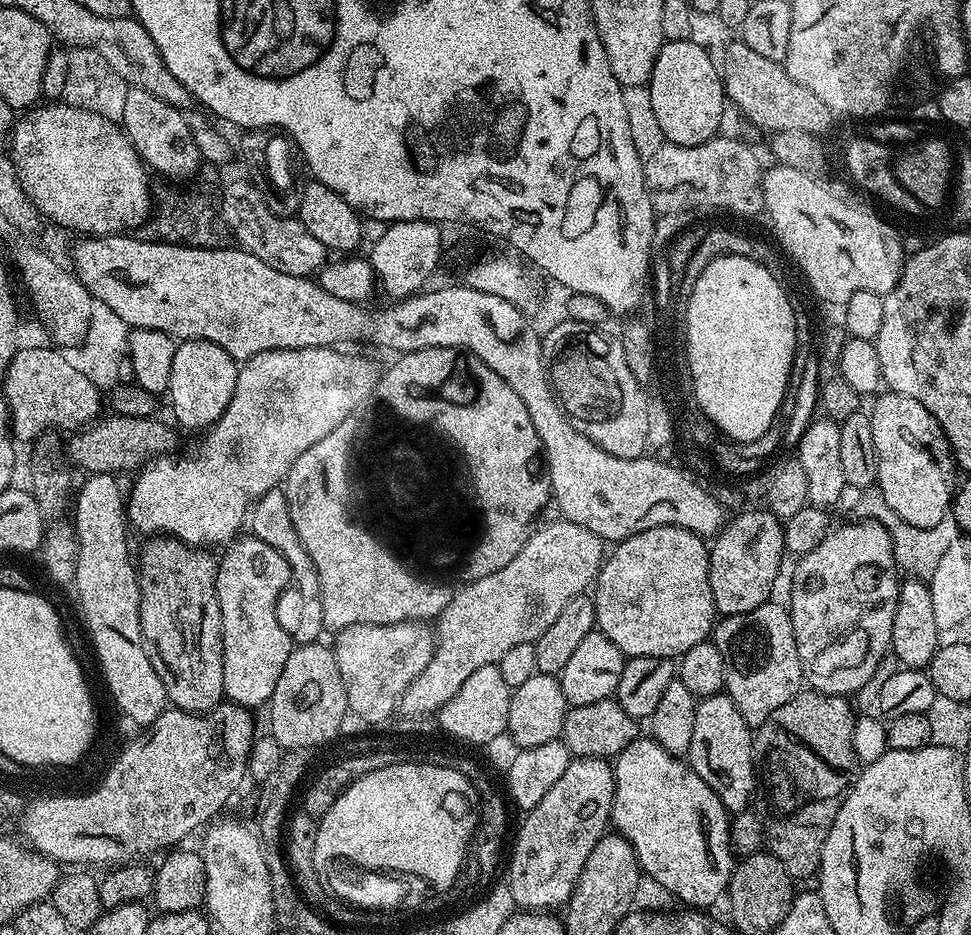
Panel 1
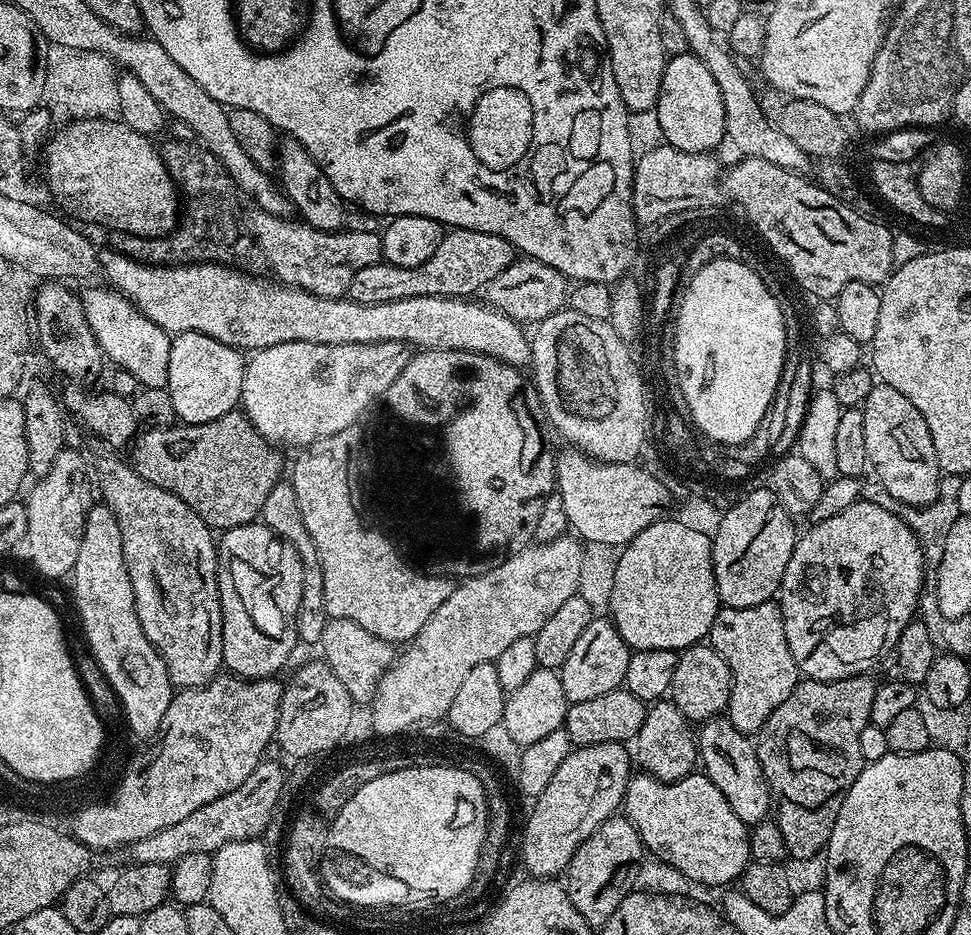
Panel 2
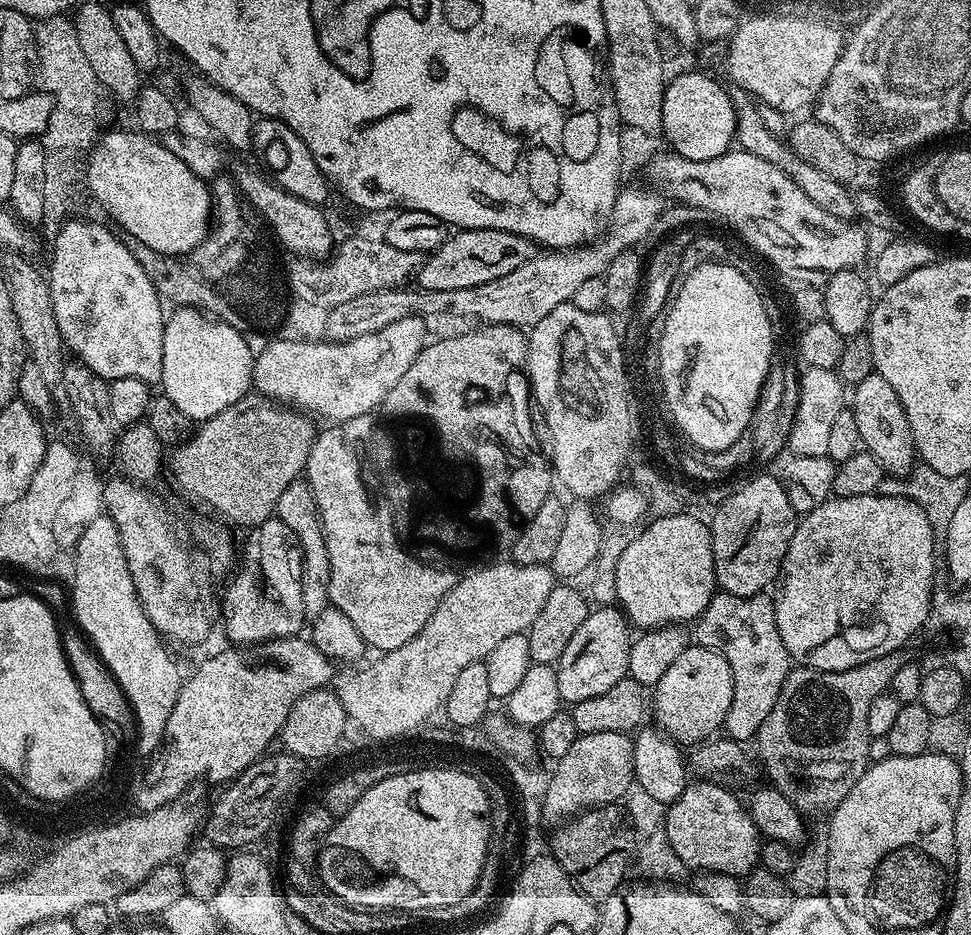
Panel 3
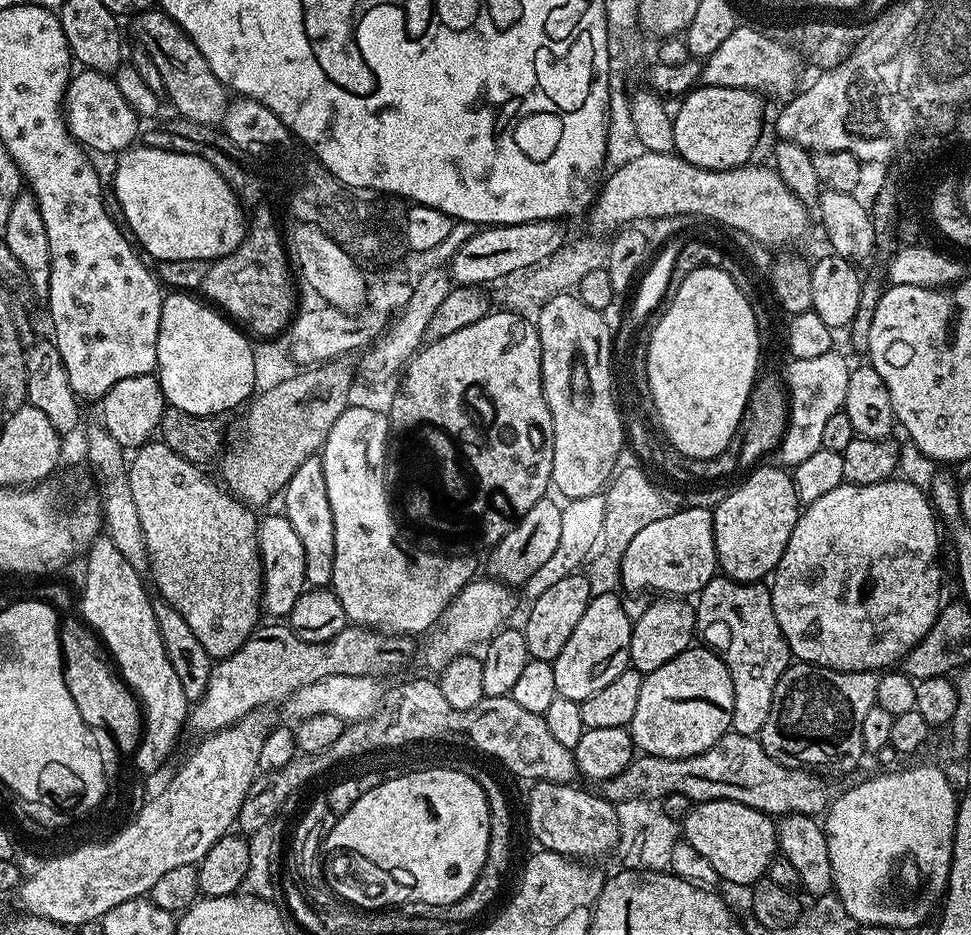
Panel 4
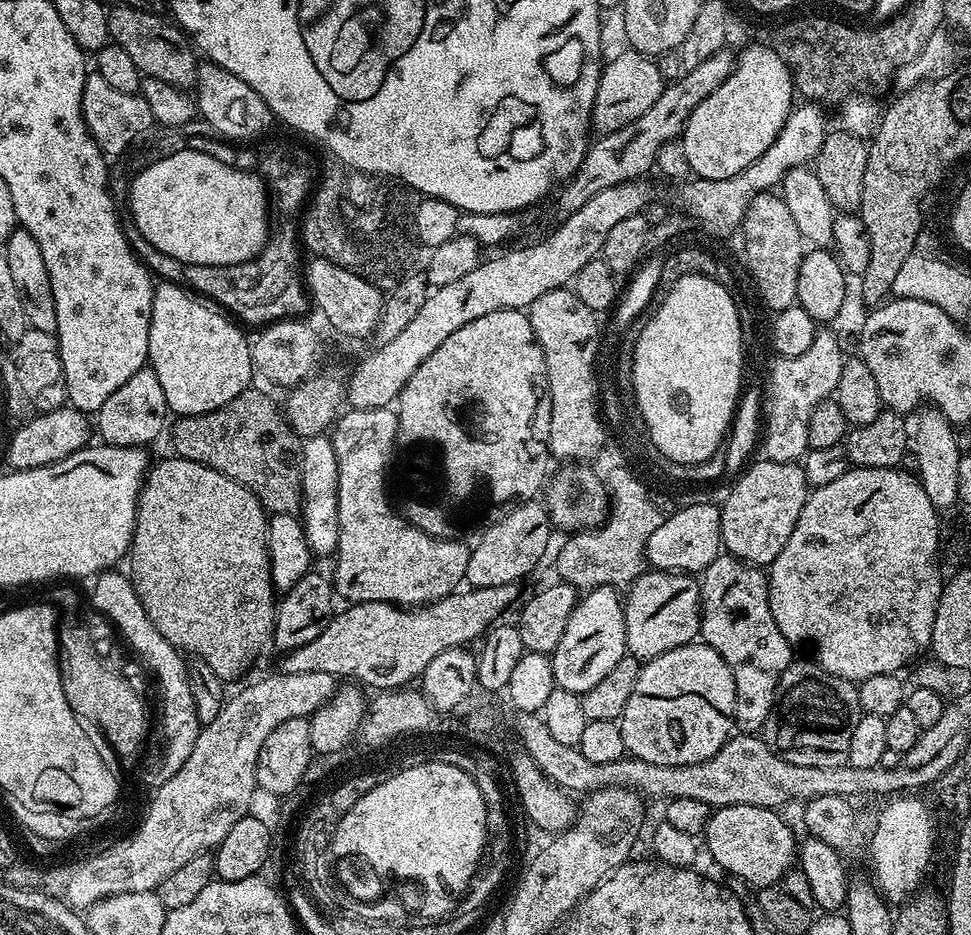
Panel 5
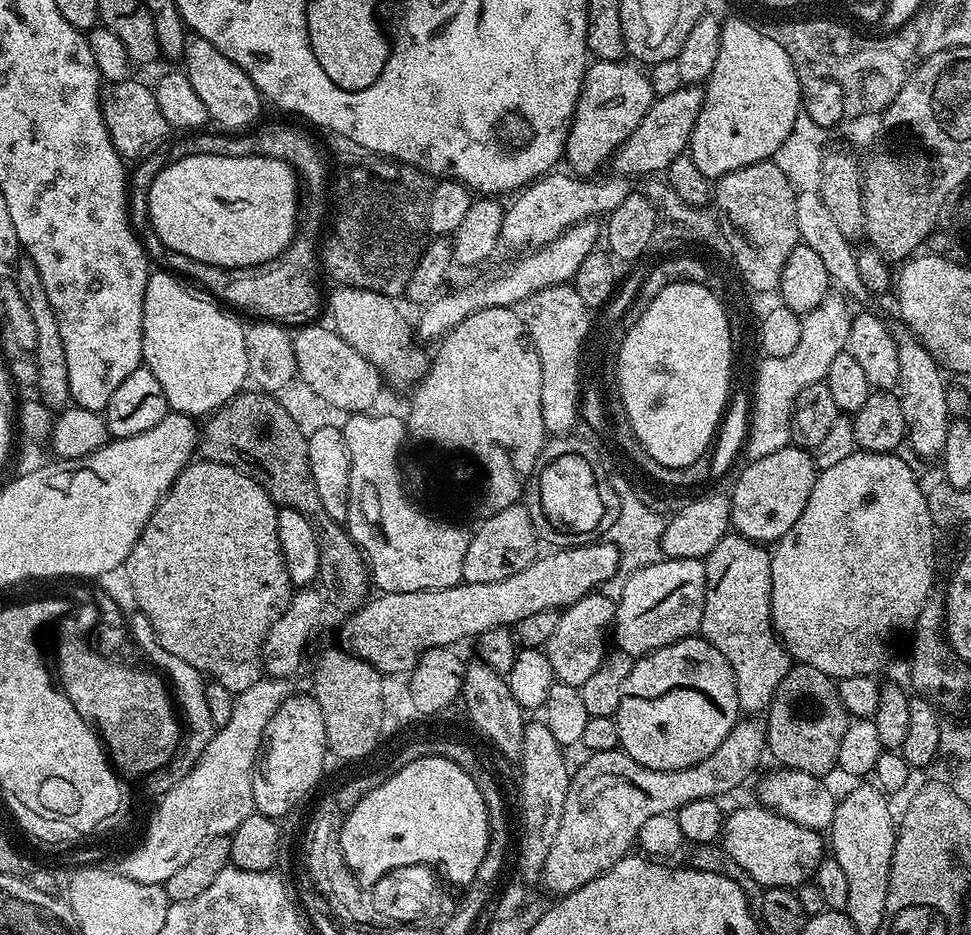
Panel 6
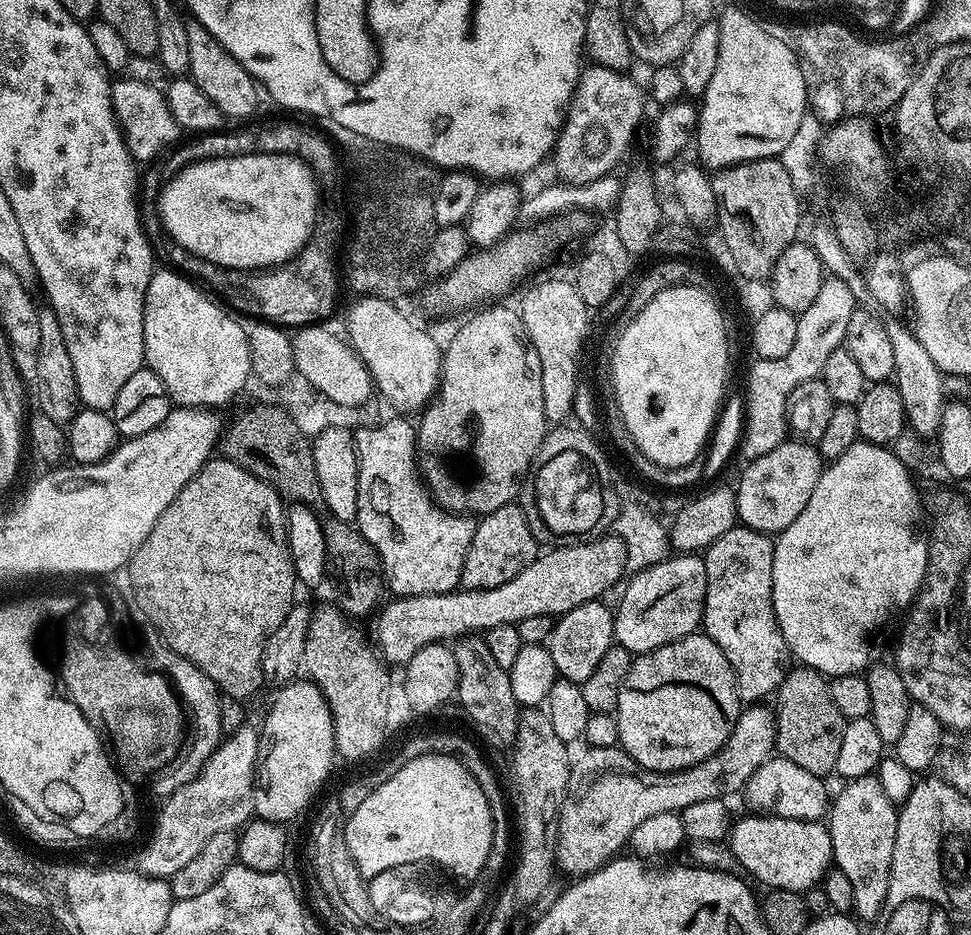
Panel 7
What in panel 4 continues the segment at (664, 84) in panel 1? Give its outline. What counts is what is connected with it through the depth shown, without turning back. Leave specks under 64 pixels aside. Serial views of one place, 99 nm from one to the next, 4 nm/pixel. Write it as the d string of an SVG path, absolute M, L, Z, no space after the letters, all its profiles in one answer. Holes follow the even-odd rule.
M701 87L687 93L672 116L676 155L706 170L741 168L753 159L752 151L764 128L764 104L761 93L748 88Z

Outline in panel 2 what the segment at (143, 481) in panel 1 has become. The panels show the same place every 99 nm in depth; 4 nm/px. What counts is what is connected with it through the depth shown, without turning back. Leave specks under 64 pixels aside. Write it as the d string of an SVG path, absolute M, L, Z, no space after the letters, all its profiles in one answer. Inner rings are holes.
M397 340L373 344L319 344L318 342L282 342L269 348L257 348L247 357L242 378L239 407L248 421L269 444L307 446L338 434L365 415L372 403L402 374L411 360L409 345Z

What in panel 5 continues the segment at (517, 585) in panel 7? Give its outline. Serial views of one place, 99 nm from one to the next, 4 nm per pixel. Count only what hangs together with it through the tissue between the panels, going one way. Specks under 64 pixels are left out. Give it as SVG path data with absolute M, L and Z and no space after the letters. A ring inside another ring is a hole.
M516 584L490 586L489 588L473 588L457 590L451 596L441 600L433 600L430 604L419 606L401 606L386 602L349 603L345 612L337 611L328 621L322 634L314 638L314 642L306 642L306 646L285 651L284 661L278 665L279 671L290 674L330 674L349 681L361 680L368 684L369 689L404 688L424 675L426 666L430 666L433 658L438 658L442 650L463 648L471 645L471 640L479 641L492 627L494 618L506 610L508 604L517 603Z

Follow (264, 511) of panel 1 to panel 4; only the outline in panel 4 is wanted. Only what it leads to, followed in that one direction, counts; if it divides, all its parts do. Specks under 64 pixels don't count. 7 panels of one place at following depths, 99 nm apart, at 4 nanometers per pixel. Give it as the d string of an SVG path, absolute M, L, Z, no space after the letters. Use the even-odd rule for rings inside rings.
M313 454L305 458L302 466L294 470L290 482L285 486L282 493L284 508L282 514L294 526L298 533L298 539L302 542L302 550L306 553L306 578L313 588L326 588L332 583L334 574L334 514L330 514L330 498L326 495L326 473L319 455Z

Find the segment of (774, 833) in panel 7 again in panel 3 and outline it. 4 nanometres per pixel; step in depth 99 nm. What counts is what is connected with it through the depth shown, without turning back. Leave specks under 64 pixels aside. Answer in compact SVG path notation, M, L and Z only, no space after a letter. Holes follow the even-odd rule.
M692 782L684 793L667 809L664 818L664 829L682 862L692 870L721 872L737 878L743 878L757 867L760 859L762 834L756 829L752 814L745 801L739 800L732 792L727 792L720 782Z

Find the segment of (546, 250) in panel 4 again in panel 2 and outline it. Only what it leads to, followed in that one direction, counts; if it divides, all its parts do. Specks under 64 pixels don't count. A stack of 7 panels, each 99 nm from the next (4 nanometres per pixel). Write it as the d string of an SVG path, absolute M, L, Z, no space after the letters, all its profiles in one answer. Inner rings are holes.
M465 228L451 229L422 266L402 267L387 262L362 266L362 270L350 278L347 299L356 304L381 304L414 297L468 298L479 293L502 270L508 268L515 258L515 248L500 235Z

